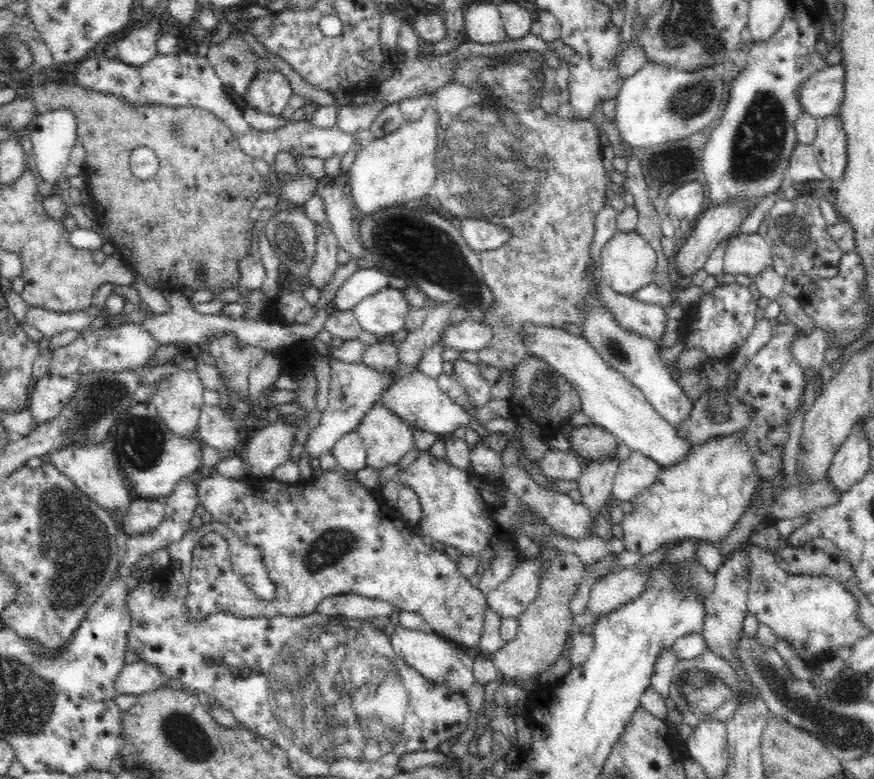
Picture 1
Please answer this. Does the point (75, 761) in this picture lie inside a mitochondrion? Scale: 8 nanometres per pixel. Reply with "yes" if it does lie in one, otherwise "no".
no

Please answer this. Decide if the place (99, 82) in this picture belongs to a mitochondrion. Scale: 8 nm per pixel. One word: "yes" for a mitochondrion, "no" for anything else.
no

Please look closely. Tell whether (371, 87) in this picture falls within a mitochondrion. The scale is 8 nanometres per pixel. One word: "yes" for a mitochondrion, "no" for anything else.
no

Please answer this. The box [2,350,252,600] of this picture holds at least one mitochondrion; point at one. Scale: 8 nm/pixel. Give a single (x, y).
(99, 405)

